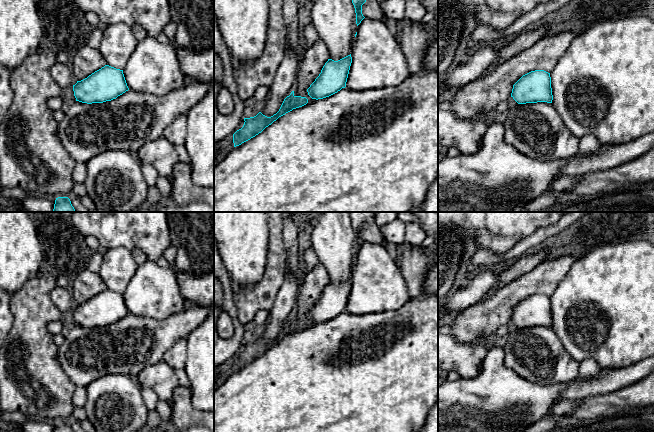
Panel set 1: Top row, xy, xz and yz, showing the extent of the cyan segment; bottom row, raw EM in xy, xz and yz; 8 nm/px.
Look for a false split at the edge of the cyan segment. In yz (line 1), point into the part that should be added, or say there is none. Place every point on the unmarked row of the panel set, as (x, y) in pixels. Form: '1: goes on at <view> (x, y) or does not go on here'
1: does not go on here

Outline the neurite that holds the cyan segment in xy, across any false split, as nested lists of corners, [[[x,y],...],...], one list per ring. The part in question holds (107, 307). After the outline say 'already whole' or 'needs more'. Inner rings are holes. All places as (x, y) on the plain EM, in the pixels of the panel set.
[[[109,289],[73,309],[76,325],[87,328],[111,325],[128,314],[123,294]]]; already whole

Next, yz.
[[[535,294],[523,299],[514,309],[511,321],[518,328],[547,326],[552,327],[550,297]]]; already whole

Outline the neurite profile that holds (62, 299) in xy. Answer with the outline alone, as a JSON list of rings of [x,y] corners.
[[[56,286],[51,291],[50,297],[54,305],[60,310],[61,313],[71,311],[75,304],[70,290],[62,287]]]

